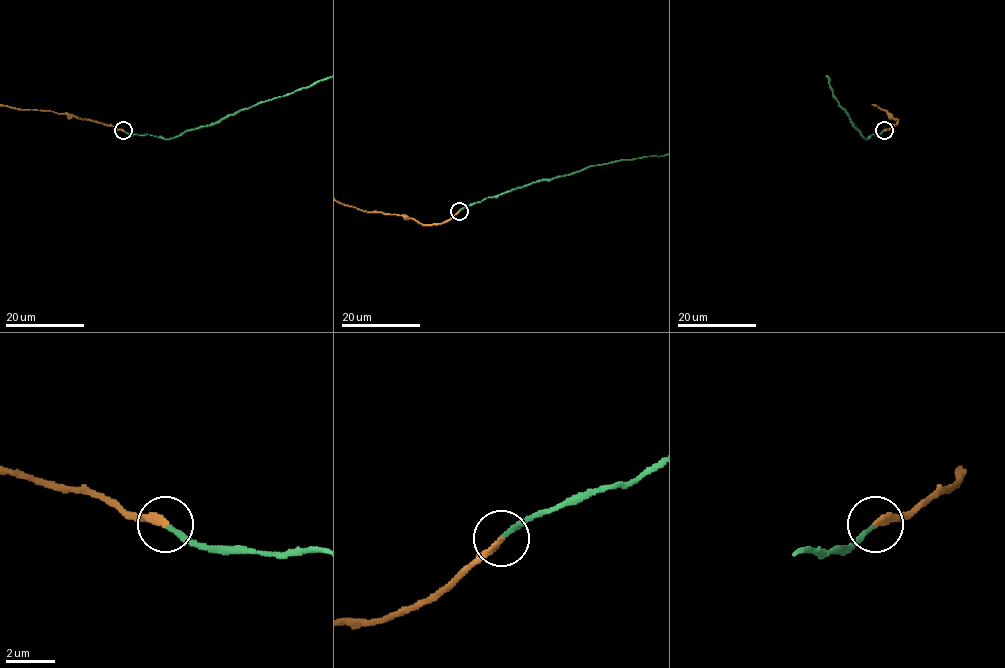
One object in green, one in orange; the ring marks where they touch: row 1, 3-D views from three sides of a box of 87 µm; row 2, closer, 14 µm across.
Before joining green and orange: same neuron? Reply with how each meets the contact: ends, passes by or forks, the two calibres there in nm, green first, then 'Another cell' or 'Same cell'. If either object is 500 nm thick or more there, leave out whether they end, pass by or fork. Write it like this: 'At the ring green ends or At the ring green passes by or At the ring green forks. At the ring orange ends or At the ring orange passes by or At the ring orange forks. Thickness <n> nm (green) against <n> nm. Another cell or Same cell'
At the ring green ends. At the ring orange ends. Thickness 190 nm (green) against 280 nm. Same cell

